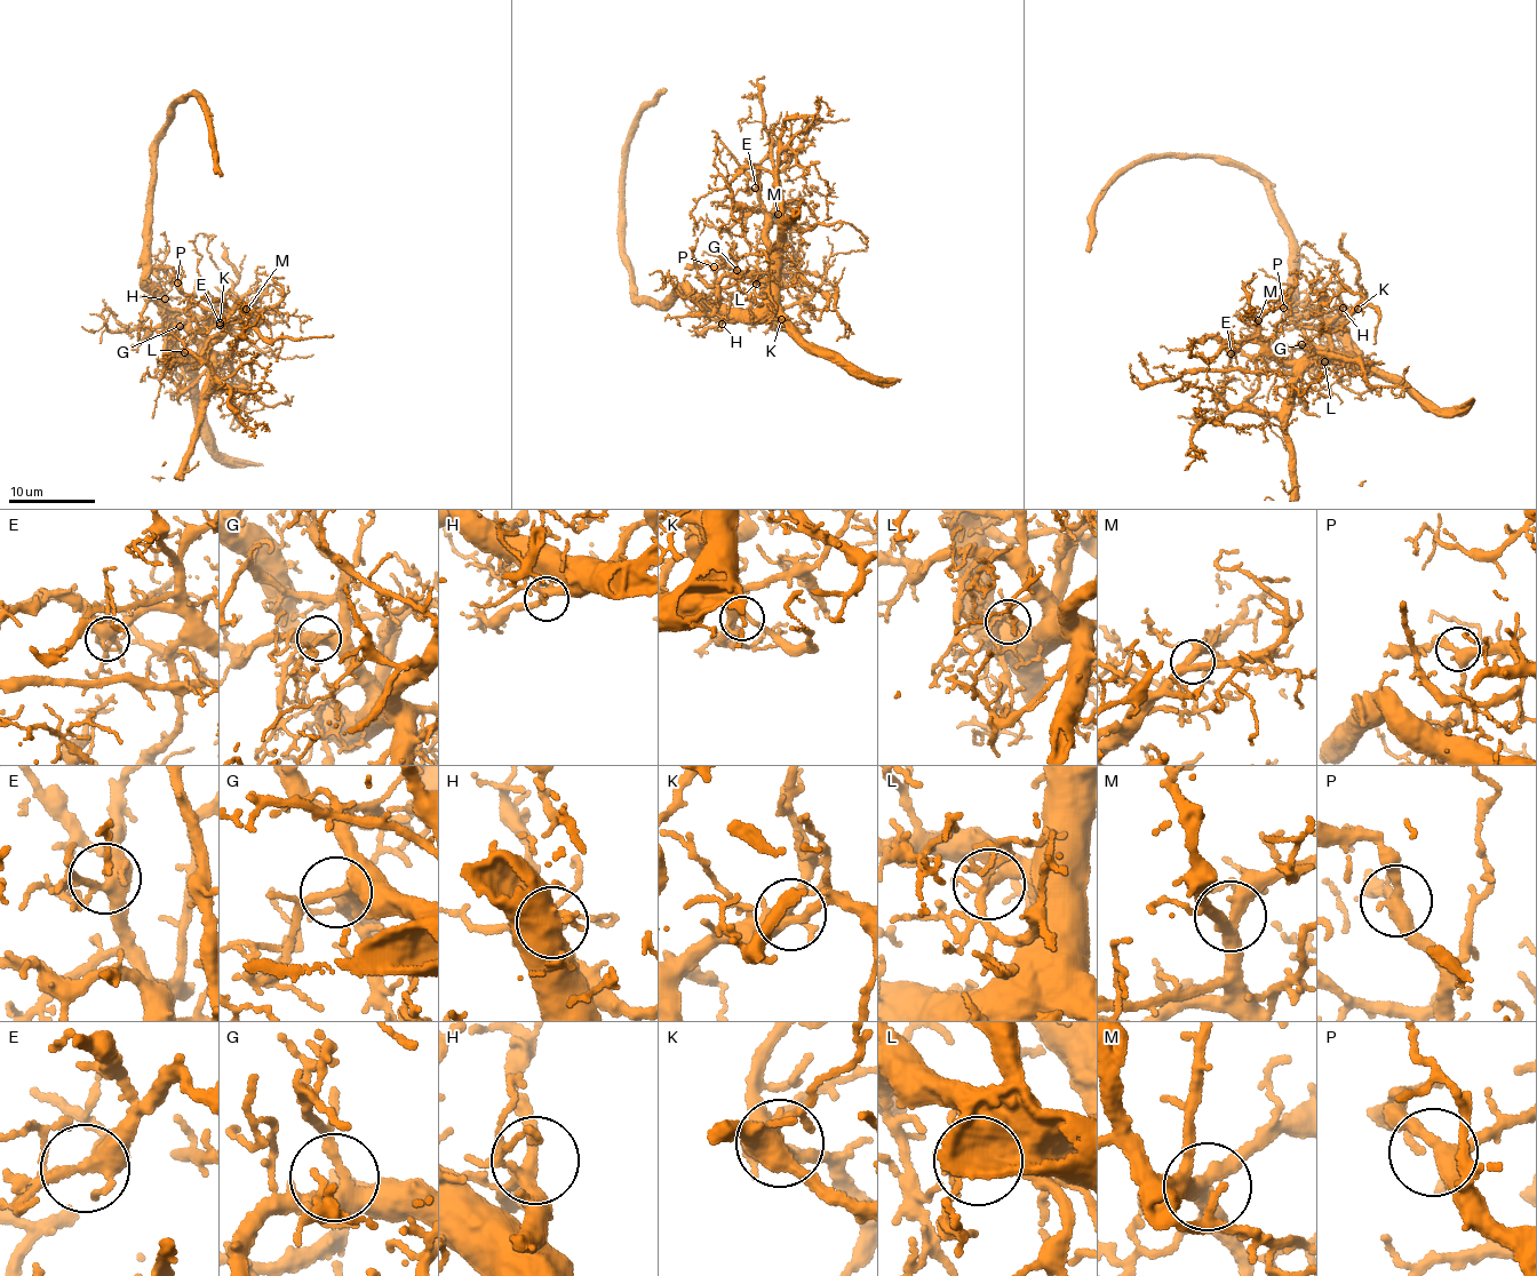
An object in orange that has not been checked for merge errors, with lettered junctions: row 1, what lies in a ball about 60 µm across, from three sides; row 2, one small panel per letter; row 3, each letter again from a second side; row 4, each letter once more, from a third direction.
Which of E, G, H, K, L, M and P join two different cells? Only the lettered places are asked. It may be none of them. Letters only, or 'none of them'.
none of them

